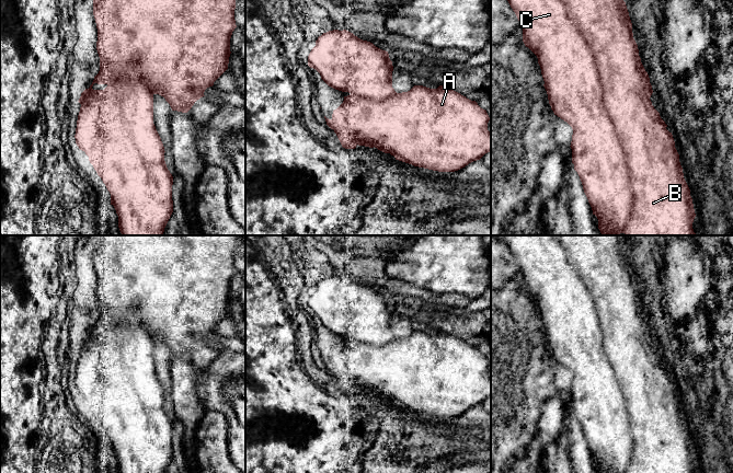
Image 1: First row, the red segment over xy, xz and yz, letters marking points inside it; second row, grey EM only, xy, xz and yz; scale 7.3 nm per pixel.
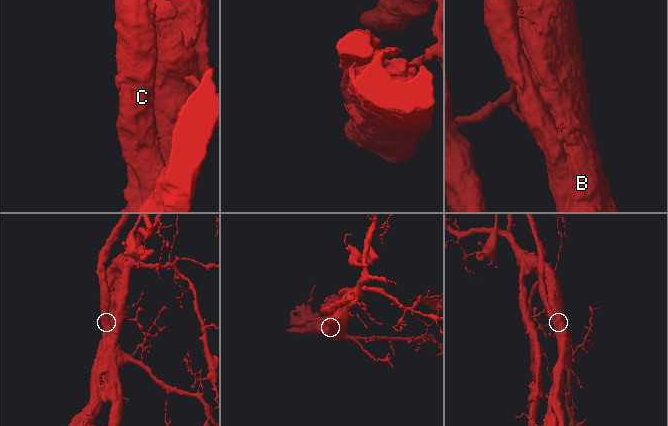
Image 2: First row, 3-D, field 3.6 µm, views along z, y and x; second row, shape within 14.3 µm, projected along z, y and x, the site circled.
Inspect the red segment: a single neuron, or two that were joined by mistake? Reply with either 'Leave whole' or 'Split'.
Split

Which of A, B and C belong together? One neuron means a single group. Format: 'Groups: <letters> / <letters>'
Groups: A B / C

